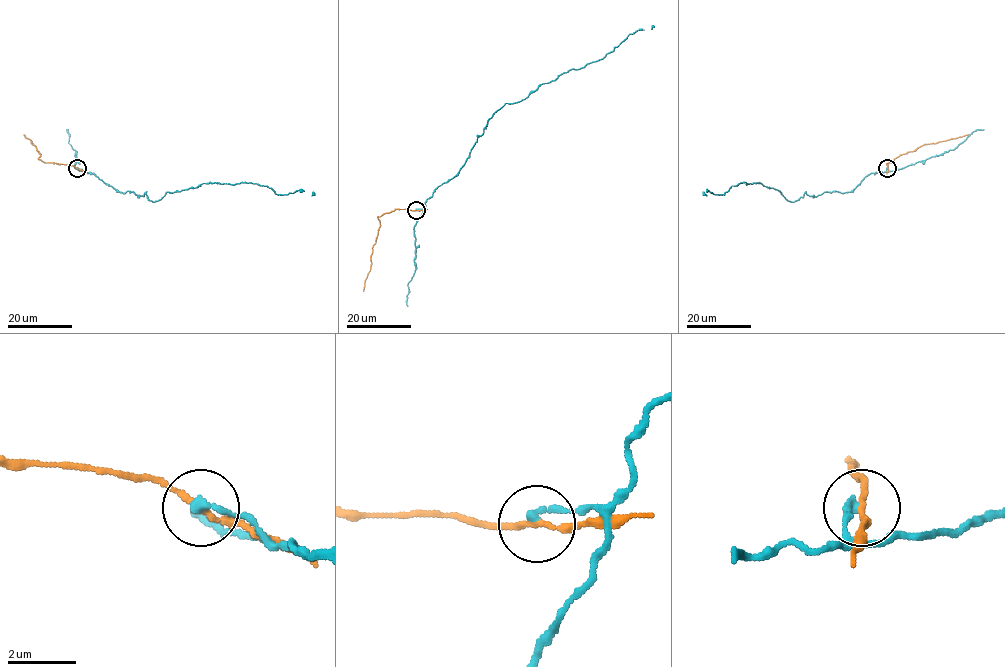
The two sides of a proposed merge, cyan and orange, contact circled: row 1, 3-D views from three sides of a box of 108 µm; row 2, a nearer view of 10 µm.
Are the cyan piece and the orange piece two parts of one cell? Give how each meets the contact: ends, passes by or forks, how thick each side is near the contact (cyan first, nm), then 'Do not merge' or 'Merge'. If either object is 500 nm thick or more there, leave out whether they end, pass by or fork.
At the ring cyan ends. At the ring orange passes by. Thickness 240 nm (cyan) against 160 nm. Do not merge

